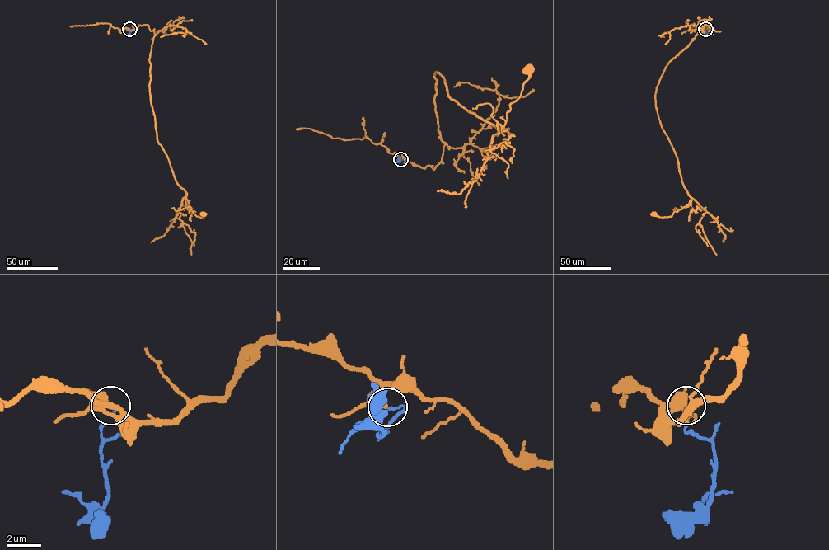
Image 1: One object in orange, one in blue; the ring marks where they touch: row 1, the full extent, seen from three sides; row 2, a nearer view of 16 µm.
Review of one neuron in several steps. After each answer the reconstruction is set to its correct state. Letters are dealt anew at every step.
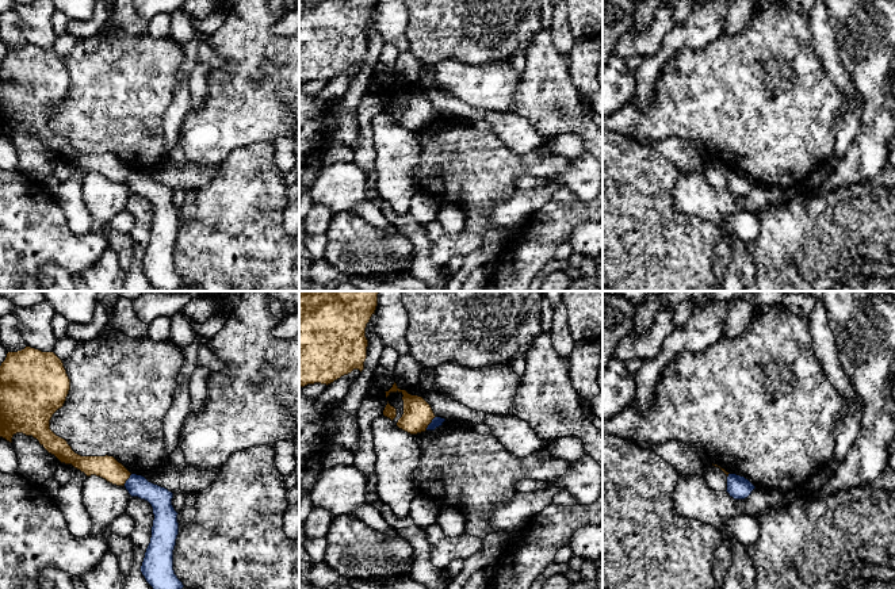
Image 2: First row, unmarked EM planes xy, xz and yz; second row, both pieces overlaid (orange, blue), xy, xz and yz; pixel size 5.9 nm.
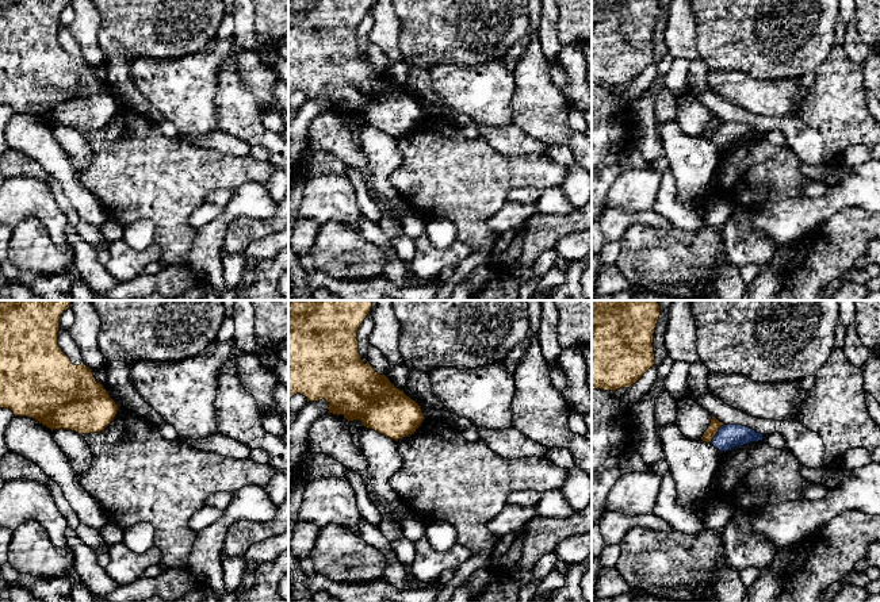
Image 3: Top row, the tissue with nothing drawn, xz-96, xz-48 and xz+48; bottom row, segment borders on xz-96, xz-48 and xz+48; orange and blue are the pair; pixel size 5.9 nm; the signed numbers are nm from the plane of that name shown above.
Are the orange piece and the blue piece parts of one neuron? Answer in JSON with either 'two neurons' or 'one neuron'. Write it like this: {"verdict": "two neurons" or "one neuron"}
{"verdict": "two neurons"}

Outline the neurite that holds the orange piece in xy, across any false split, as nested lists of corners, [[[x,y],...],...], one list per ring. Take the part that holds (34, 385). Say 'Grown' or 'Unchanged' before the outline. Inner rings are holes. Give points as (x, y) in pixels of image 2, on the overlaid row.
Unchanged. [[[31,347],[8,352],[0,366],[0,437],[12,443],[16,433],[32,436],[61,463],[125,486],[131,473],[114,456],[81,456],[50,429],[50,420],[64,406],[69,390],[70,379],[54,352]]]

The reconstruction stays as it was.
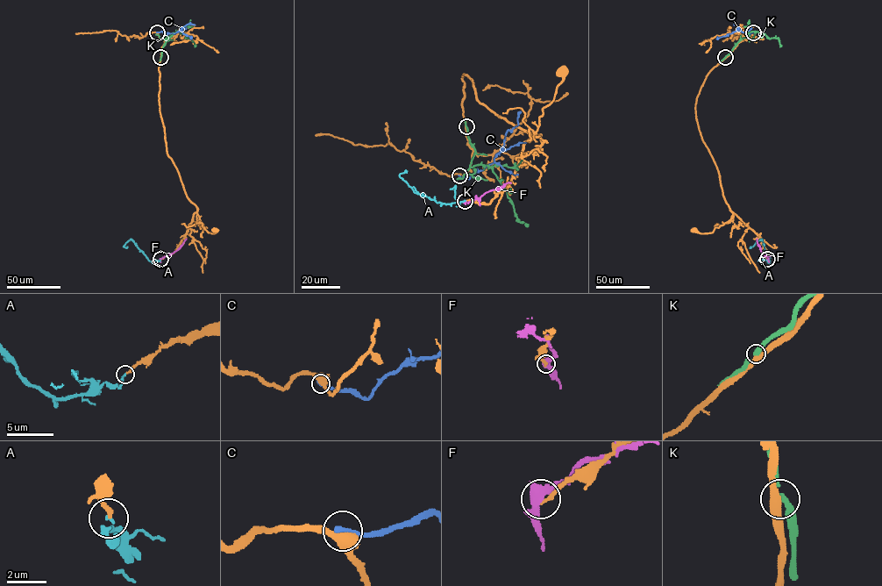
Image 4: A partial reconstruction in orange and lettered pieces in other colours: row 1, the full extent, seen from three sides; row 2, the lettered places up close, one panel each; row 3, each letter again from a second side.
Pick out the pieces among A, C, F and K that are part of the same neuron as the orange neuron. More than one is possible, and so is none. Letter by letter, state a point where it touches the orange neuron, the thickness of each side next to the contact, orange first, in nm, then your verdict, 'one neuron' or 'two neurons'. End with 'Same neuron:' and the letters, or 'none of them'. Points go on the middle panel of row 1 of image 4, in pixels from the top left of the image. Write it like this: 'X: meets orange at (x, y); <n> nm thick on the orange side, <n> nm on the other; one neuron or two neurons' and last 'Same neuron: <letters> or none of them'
A: meets orange at (465, 201); 190 nm thick on the orange side, 130 nm on the other; one neuron
C: meets orange at (459, 175); 460 nm thick on the orange side, 340 nm on the other; two neurons
F: meets orange at (465, 201); 200 nm thick on the orange side, 500 nm on the other; two neurons
K: meets orange at (466, 126); 480 nm thick on the orange side, 280 nm on the other; two neurons
Same neuron: A

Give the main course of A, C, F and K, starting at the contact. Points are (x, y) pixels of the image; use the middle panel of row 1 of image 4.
A: (465, 201), (442, 203), (416, 193), (399, 176), (407, 171)
C: (459, 175), (469, 178), (494, 161), (494, 157), (504, 145), (506, 132), (518, 125), (520, 113)
F: (465, 201), (473, 202), (487, 191), (511, 182)
K: (465, 127), (475, 151), (470, 166), (482, 164), (492, 169), (507, 191), (517, 219), (525, 224)

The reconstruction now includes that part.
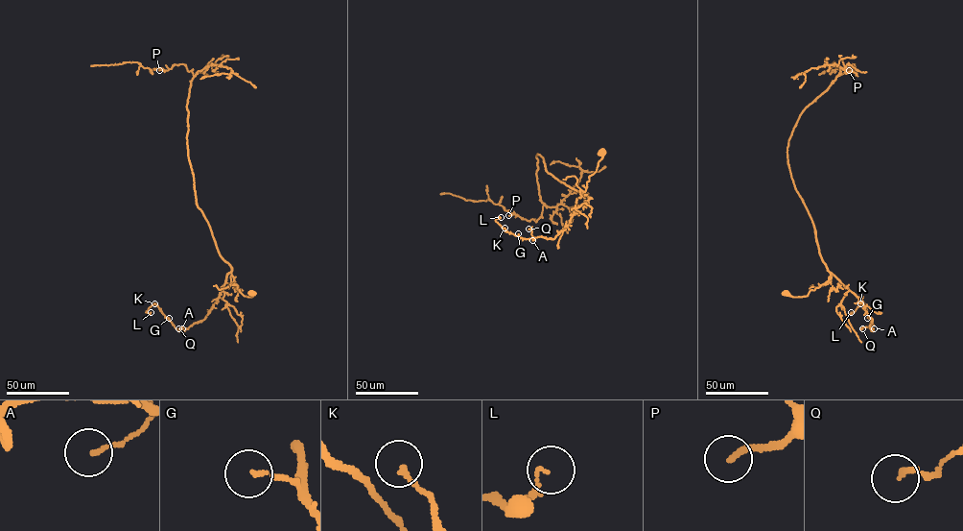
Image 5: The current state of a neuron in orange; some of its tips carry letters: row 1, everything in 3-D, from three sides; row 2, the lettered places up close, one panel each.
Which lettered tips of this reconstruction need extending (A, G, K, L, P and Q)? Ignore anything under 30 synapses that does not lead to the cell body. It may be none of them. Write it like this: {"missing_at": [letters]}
{"missing_at": ["P"]}

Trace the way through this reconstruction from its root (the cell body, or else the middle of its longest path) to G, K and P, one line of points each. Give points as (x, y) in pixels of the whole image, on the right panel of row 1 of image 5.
G: (786, 293), (806, 296), (826, 282), (830, 273), (861, 301), (872, 319), (872, 330), (867, 318)
K: (786, 293), (806, 296), (826, 282), (830, 273), (861, 301), (872, 319), (872, 330), (867, 309), (860, 303)
P: (786, 293), (806, 296), (830, 275), (791, 177), (788, 140), (802, 112), (849, 70)

